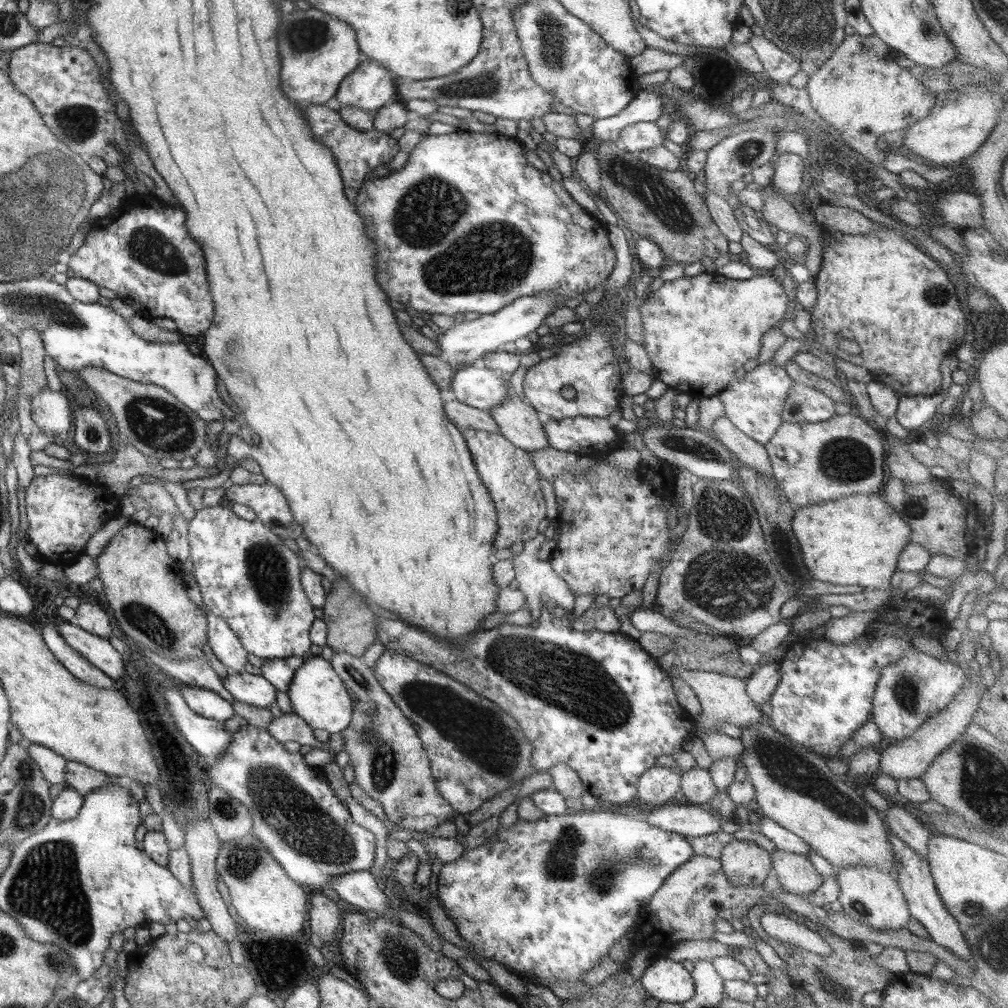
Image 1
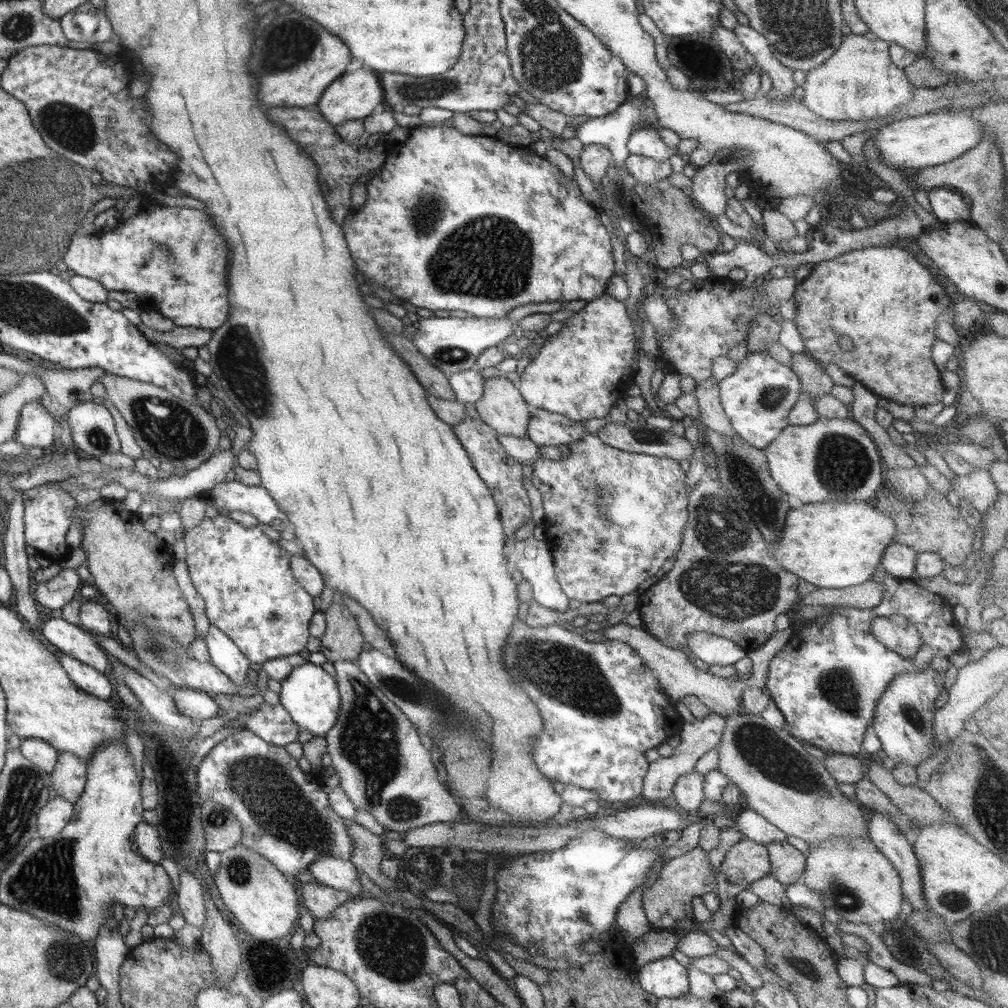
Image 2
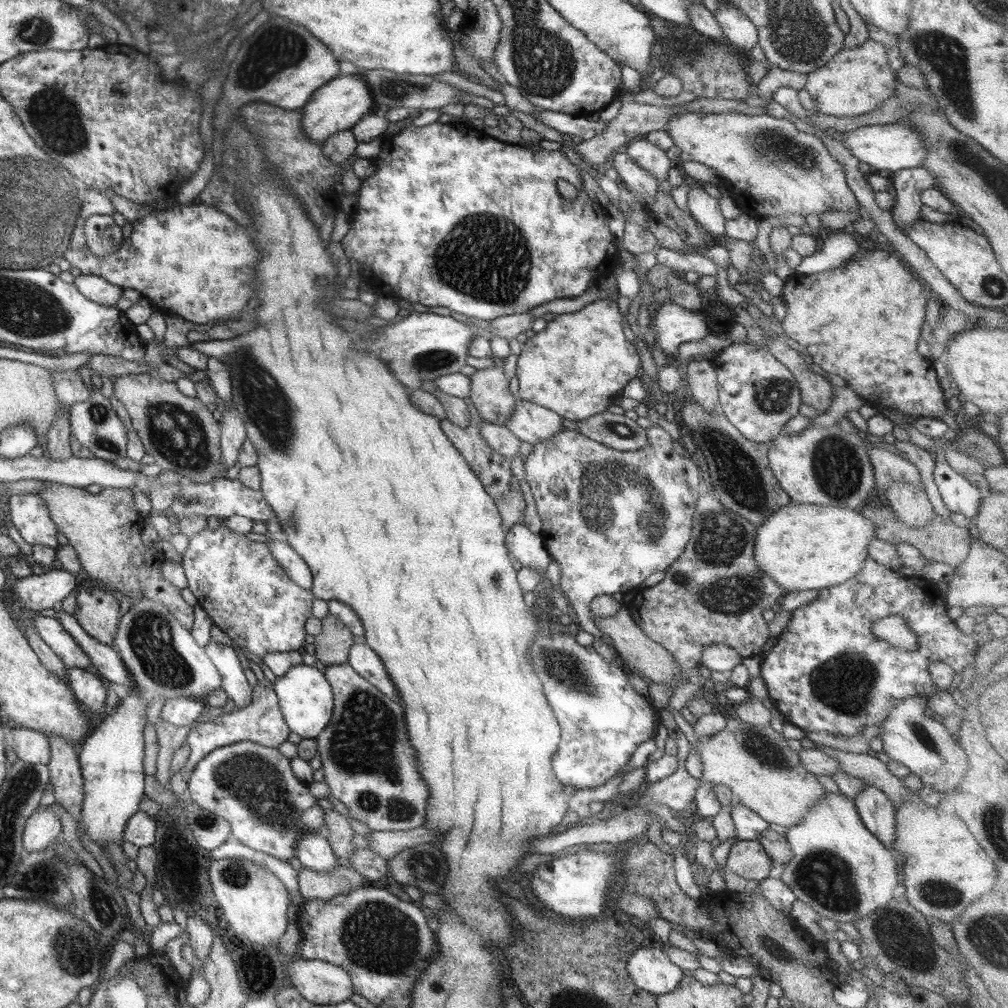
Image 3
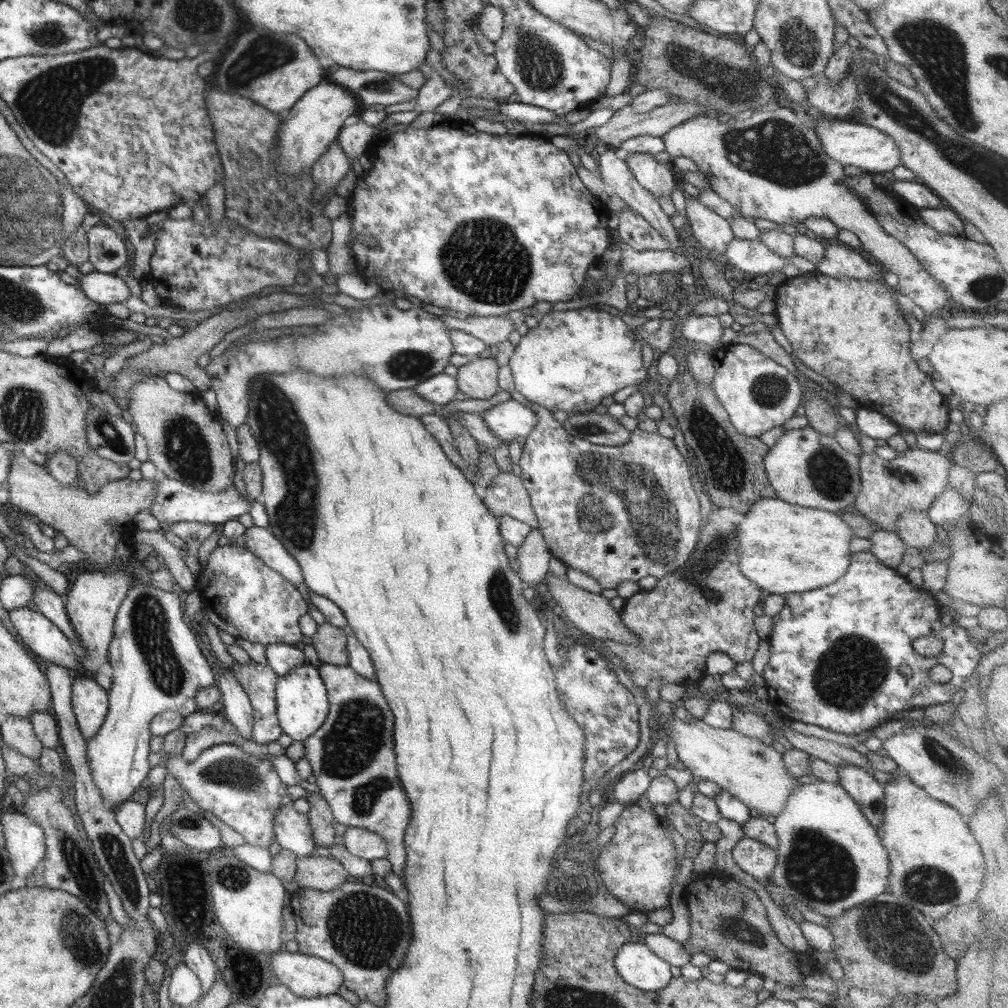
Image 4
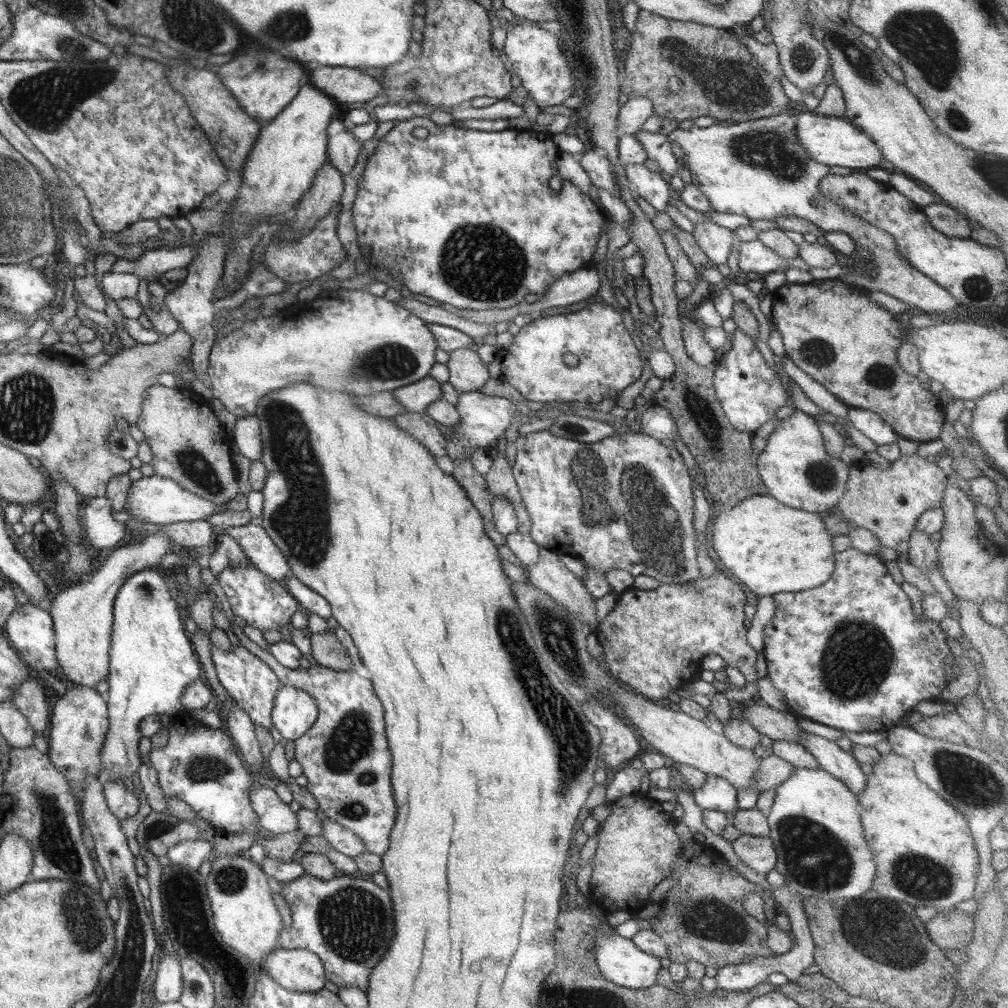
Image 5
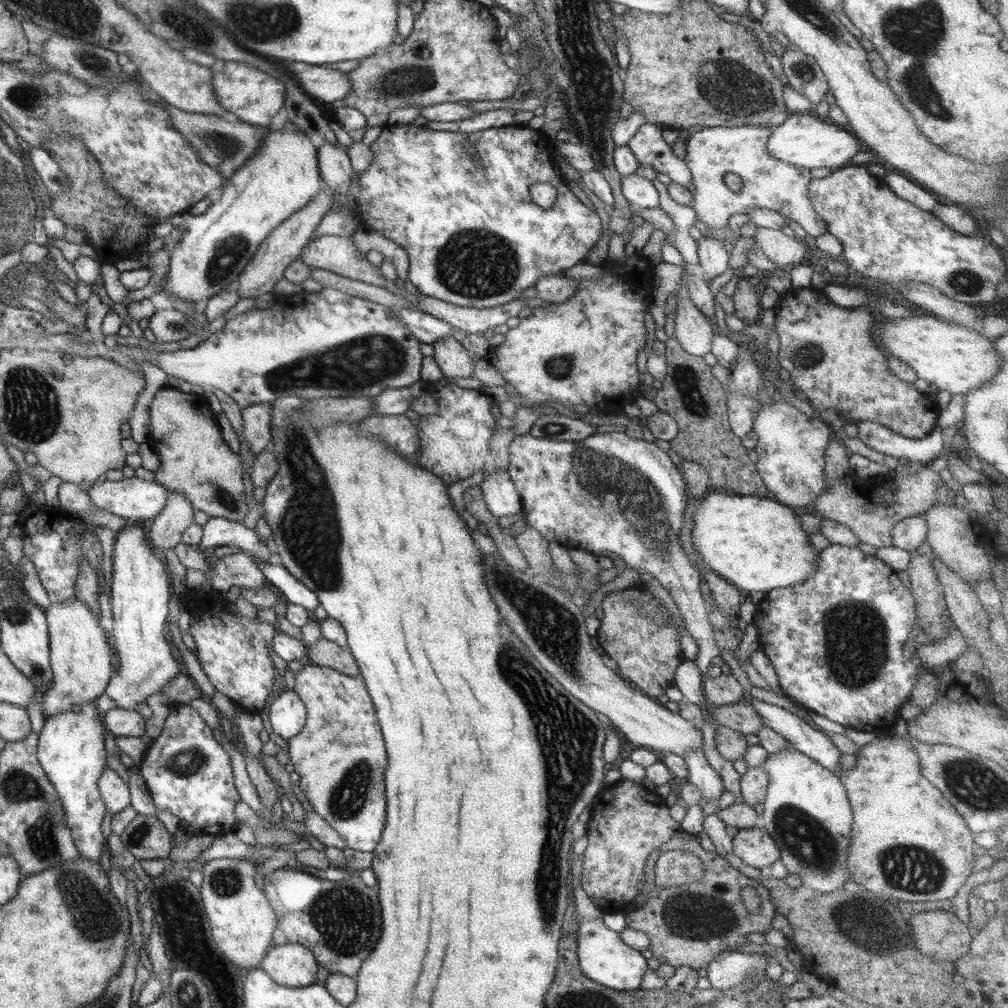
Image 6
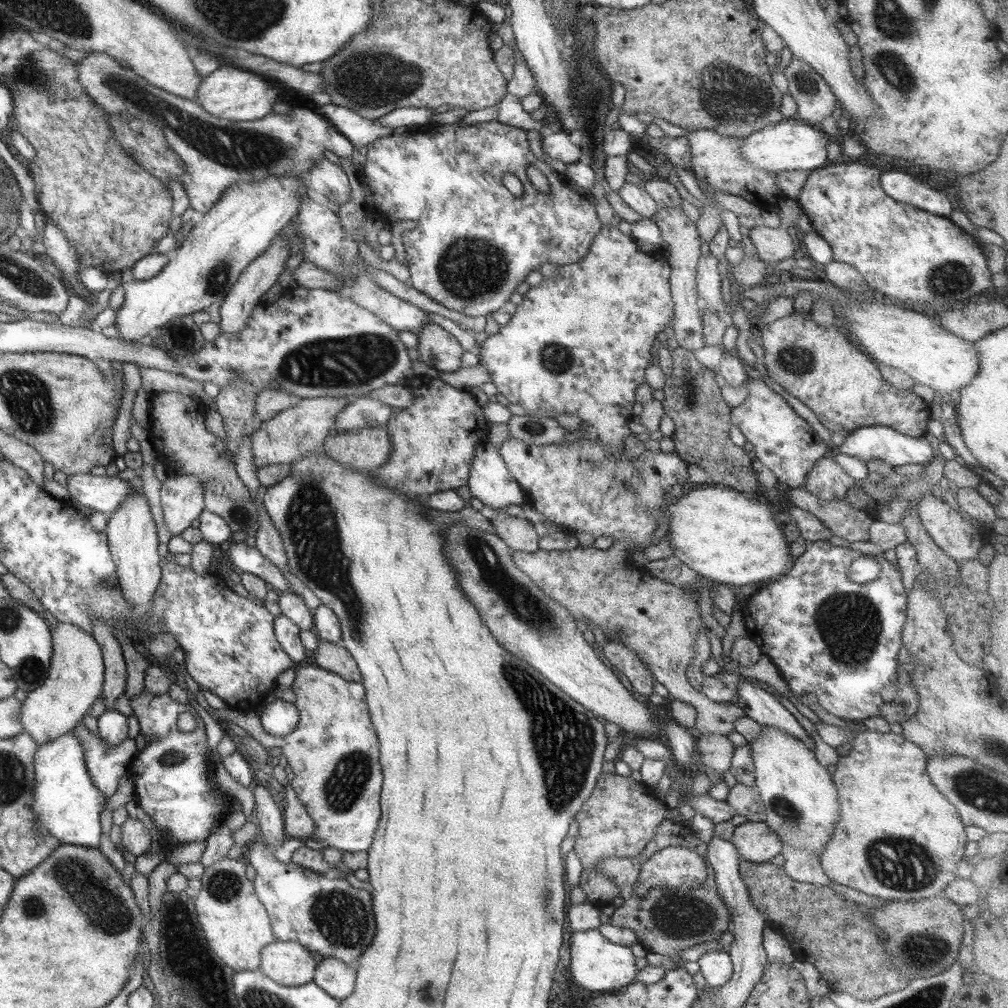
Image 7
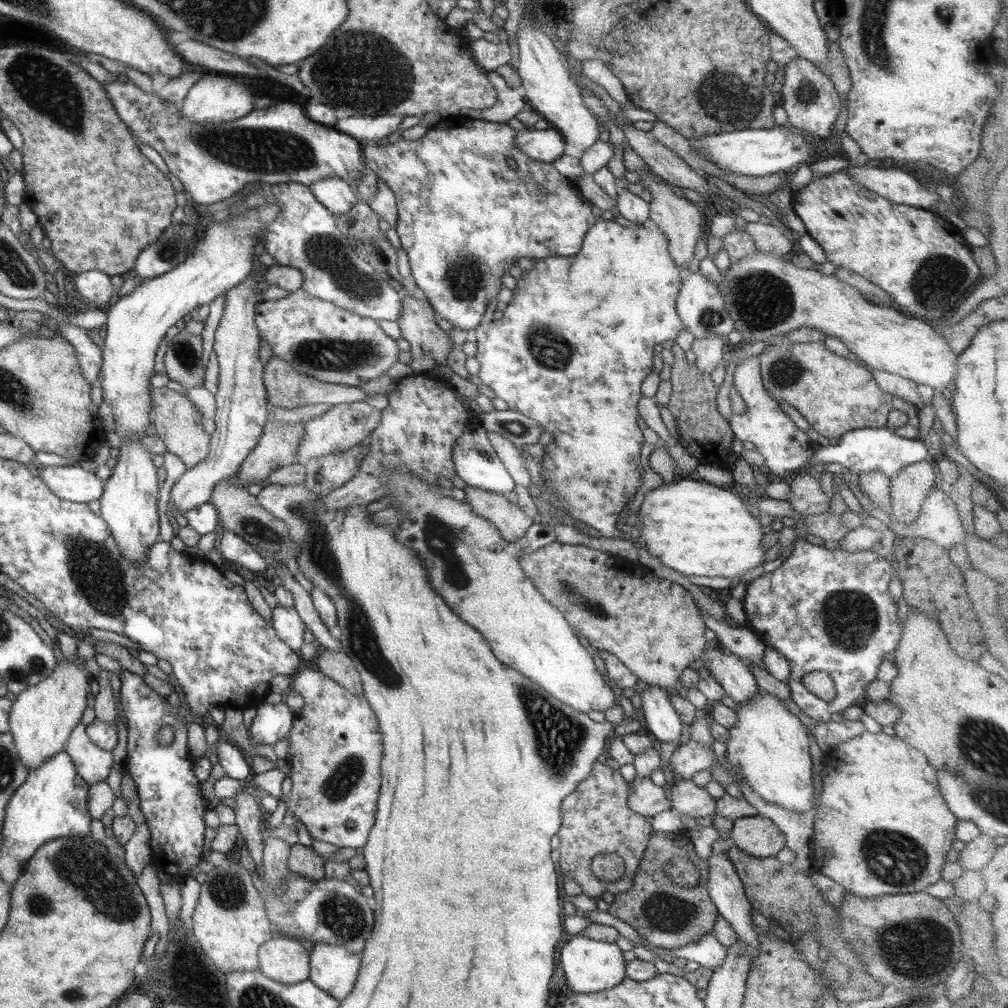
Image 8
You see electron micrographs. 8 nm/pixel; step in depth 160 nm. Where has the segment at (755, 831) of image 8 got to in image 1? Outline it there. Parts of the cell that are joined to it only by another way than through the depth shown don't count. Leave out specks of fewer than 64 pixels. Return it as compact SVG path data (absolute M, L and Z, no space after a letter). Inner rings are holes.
M746 840L731 841L719 859L729 882L736 886L760 886L772 871L770 853Z

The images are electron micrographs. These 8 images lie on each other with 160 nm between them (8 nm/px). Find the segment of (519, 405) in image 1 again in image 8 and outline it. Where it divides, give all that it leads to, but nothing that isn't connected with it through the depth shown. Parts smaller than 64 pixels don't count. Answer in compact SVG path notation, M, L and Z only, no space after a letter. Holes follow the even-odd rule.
M403 296L402 314L398 316L398 326L402 331L404 340L410 343L410 354L412 362L409 366L414 370L414 374L423 374L441 365L446 365L446 360L450 352L456 348L449 338L449 335L438 327L435 320L435 311L427 301L417 300L414 296Z

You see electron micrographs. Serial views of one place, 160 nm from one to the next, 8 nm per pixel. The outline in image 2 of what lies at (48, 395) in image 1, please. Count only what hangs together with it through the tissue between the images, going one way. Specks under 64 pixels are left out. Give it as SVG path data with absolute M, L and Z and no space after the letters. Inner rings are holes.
M42 401L26 403L21 410L21 419L18 420L15 441L26 448L50 447L59 434L58 422L54 421L52 412L49 412Z

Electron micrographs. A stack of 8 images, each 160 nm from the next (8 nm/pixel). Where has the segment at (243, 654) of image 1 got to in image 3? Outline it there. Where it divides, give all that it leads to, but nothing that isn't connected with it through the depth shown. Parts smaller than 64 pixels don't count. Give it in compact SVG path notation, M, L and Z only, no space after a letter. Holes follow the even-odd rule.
M213 639L205 646L222 677L221 689L241 709L250 704L252 687L244 675L244 668L238 659L234 646L218 644Z

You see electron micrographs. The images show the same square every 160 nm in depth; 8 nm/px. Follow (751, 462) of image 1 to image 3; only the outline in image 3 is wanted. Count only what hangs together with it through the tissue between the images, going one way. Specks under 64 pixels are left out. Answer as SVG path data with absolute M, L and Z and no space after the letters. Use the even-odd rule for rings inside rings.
M703 357L689 359L685 367L688 392L691 398L700 403L700 406L703 406L707 411L721 412L715 367Z

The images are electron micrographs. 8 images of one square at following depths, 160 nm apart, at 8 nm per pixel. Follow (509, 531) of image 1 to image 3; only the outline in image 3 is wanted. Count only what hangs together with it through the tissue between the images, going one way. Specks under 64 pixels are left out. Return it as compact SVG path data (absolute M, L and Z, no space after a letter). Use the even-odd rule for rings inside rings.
M466 396L464 403L468 407L470 413L470 425L466 429L462 429L447 419L440 421L440 429L442 433L448 437L448 440L456 447L456 450L464 457L464 460L470 465L470 468L476 473L476 476L482 481L482 486L486 492L494 499L503 499L510 492L510 480L512 480L512 471L510 470L511 459L502 456L481 437L480 426L482 426L482 418L474 406L471 398Z

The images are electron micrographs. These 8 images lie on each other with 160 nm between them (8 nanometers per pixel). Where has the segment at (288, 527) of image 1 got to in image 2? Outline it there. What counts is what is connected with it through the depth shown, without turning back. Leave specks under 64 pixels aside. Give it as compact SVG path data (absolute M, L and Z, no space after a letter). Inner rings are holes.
M236 480L216 484L203 495L205 502L216 507L220 513L233 510L247 512L263 524L274 524L274 520L290 523L284 511L261 486L246 486Z

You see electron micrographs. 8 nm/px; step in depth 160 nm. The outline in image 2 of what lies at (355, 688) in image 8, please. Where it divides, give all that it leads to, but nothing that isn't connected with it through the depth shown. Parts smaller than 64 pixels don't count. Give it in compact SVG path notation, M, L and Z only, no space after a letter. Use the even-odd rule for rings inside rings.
M338 597L324 614L326 632L320 637L322 654L328 660L349 660L356 663L364 640L355 616L338 602Z

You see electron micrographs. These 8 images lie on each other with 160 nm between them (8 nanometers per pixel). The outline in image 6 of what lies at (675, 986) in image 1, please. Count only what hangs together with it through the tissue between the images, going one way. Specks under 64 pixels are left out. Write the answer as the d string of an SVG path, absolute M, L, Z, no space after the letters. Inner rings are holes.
M602 918L581 921L576 939L579 967L584 976L617 991L634 991L641 988L642 977L649 967L649 962L640 950L634 950L624 944L619 932L606 927Z

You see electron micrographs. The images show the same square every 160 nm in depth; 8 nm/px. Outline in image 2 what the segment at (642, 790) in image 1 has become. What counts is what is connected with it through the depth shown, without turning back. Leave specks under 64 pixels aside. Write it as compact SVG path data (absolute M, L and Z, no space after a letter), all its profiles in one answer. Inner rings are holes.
M710 713L701 719L695 719L691 723L682 724L678 730L681 743L673 750L673 754L668 757L660 757L656 762L650 763L643 781L642 796L648 801L663 801L672 794L672 787L676 780L687 773L695 770L697 760L702 758L709 750L717 748L720 744L722 733L725 731L727 720L716 713Z

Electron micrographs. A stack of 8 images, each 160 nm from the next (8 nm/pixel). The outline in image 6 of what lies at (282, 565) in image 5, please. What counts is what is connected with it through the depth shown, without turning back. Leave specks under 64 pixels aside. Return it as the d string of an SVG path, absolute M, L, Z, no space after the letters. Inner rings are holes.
M210 517L202 526L203 535L200 547L238 546L250 556L268 561L274 553L272 545L258 538L255 529L247 528L244 523L232 522L226 518Z

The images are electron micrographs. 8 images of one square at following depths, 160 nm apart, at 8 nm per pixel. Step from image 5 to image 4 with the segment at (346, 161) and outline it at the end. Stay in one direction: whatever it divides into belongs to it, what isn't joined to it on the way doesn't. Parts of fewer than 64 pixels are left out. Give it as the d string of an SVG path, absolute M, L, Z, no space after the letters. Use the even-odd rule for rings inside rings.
M361 120L357 124L342 127L335 142L343 148L344 154L353 162L371 145L374 133L376 133L375 126L370 126Z

